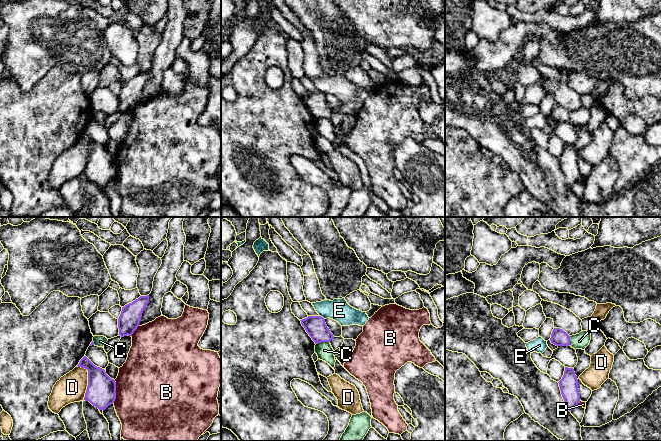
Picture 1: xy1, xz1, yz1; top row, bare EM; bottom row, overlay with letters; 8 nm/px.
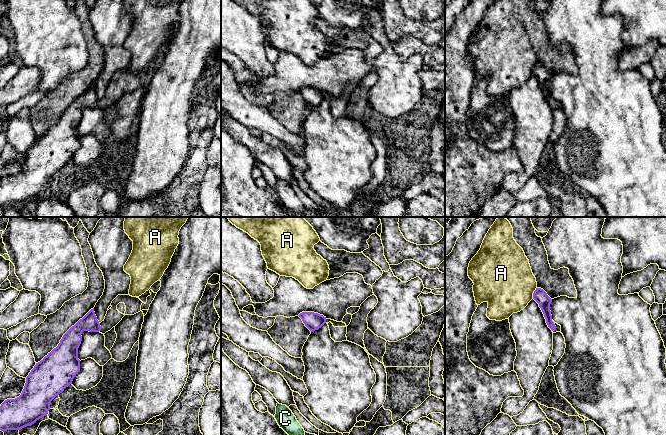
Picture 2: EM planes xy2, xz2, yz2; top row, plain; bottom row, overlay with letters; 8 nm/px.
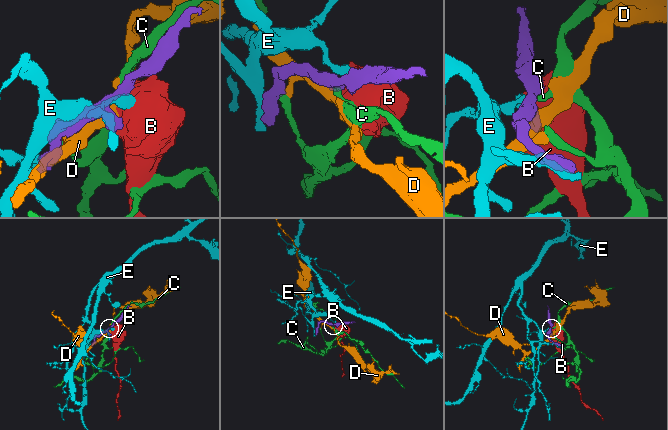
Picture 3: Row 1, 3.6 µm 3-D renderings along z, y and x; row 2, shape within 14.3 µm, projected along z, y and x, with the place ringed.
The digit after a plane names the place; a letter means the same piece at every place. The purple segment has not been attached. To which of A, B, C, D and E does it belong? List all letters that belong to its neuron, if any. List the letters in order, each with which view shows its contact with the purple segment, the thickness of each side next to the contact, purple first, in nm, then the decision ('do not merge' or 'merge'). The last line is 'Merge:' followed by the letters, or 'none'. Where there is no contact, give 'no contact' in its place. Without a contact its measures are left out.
A: meets purple in yz2; 110 nm thick on the purple side, 460 nm on the other; do not merge
B: meets purple in xy1; 240 nm thick on the purple side, 500 nm on the other; do not merge
C: meets purple in xz1; 170 nm thick on the purple side, 140 nm on the other; do not merge
D: meets purple in xy1; 240 nm thick on the purple side, 220 nm on the other; do not merge
E: meets purple in xz1; 170 nm thick on the purple side, 180 nm on the other; do not merge
Merge: none

